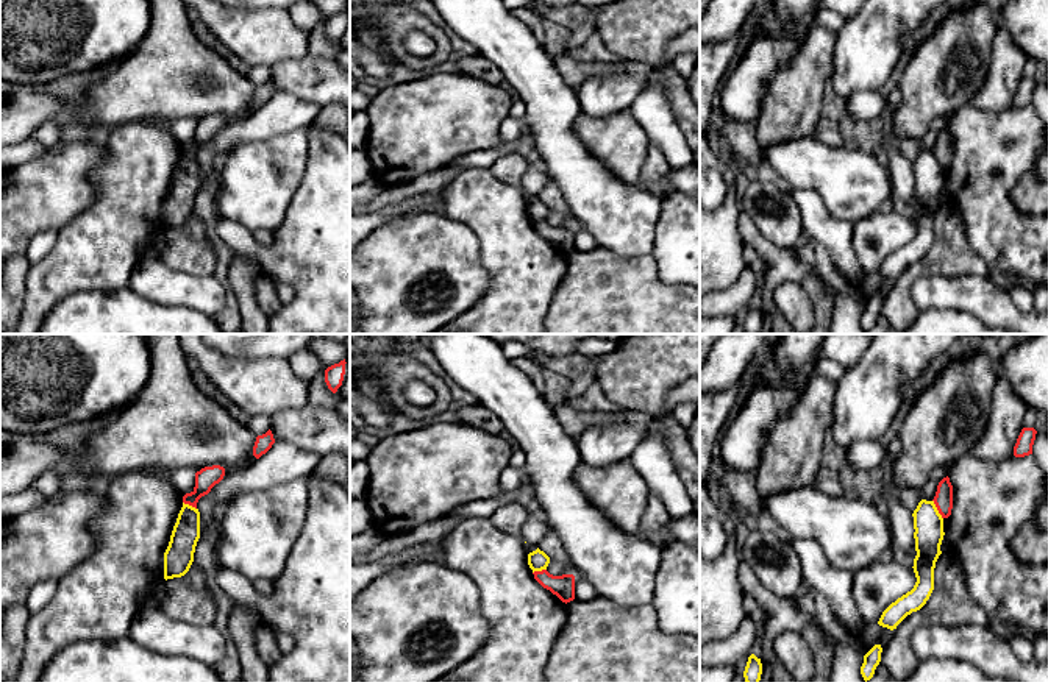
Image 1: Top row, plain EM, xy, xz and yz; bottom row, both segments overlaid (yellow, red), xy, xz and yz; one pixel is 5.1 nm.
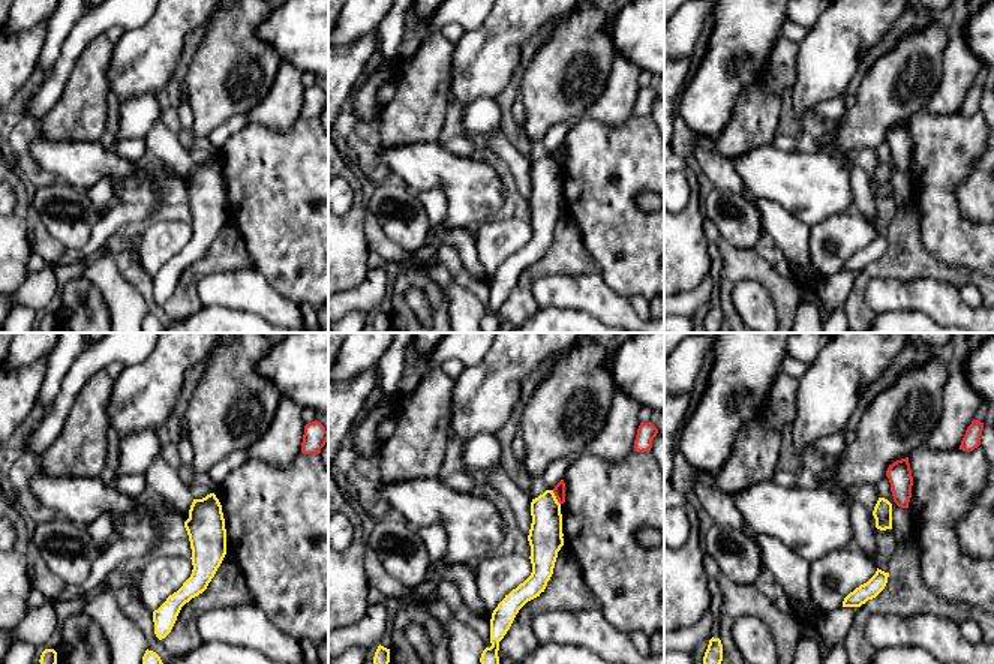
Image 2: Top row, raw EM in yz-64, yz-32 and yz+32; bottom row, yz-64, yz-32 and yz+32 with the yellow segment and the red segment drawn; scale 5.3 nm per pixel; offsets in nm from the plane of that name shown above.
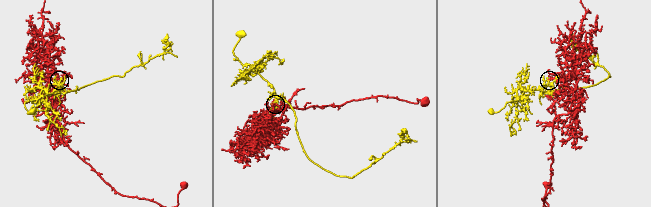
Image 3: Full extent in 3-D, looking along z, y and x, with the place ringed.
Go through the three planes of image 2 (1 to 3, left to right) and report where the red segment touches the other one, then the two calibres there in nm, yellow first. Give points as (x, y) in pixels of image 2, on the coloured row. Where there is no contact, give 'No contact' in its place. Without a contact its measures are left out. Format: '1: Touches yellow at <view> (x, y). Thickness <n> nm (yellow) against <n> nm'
1: No contact
2: Touches yellow at yz-32 (555, 498). Thickness 180 nm (yellow) against 60 nm
3: No contact

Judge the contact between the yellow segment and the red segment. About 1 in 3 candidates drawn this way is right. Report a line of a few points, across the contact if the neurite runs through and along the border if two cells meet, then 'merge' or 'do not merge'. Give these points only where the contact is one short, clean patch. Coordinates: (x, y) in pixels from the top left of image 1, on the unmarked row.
yz (933, 150), (942, 169) | do not merge

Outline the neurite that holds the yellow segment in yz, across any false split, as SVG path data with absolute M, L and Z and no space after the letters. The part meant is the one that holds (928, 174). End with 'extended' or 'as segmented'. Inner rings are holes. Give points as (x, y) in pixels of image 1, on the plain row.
M921 150L912 164L914 189L917 206L914 209L914 223L917 233L911 242L892 253L881 265L878 275L890 281L912 262L920 261L934 240L934 218L942 204L943 169L934 151Z; as segmented

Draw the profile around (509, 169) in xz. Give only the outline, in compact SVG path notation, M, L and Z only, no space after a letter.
M515 153L515 155L501 156L489 167L489 170L497 179L509 186L520 186L526 167L528 161L519 153Z

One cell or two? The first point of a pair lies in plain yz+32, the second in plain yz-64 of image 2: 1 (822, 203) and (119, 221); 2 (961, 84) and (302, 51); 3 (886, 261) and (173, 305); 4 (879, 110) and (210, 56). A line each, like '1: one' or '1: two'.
1: one
2: two
3: one
4: one

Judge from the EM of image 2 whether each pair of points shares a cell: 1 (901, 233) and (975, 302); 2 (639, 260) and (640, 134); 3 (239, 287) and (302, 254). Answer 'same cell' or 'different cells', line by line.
1: different cells
2: same cell
3: different cells

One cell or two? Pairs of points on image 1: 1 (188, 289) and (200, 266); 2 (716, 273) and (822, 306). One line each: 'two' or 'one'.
1: two
2: two

